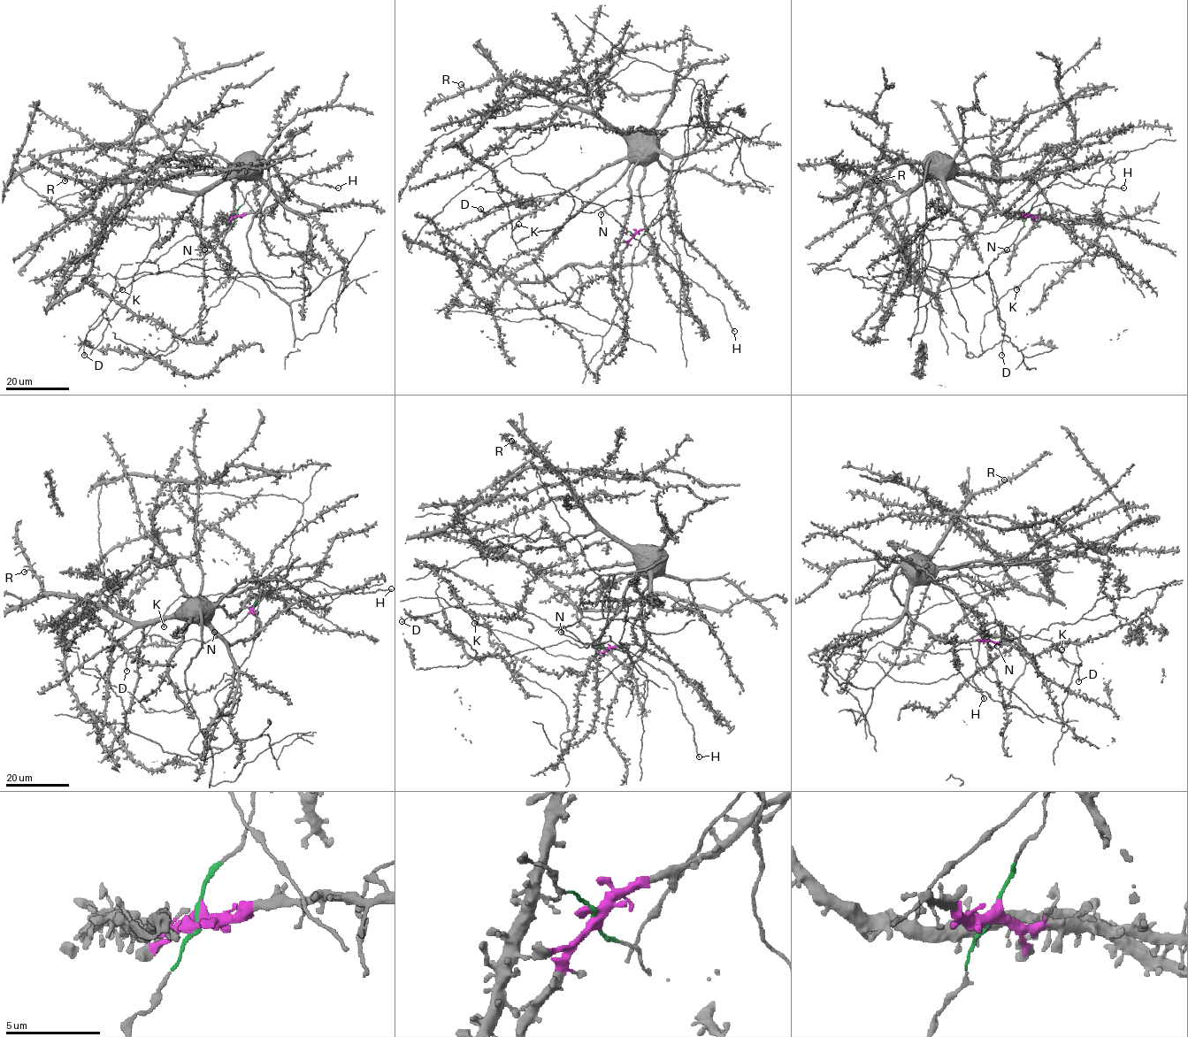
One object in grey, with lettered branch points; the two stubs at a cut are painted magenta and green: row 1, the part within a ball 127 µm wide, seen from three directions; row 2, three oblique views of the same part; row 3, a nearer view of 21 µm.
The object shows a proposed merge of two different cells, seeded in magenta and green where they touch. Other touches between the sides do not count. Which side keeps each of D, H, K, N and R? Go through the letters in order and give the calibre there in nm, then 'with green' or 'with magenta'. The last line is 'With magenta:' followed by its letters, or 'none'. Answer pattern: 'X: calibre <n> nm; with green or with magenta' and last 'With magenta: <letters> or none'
D: calibre 320 nm; with green
H: calibre 240 nm; with green
K: calibre 460 nm; with green
N: calibre 240 nm; with green
R: calibre 260 nm; with magenta
With magenta: R

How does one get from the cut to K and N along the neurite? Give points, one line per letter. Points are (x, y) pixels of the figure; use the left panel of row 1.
K: (236, 215), (224, 238), (202, 258), (187, 259), (169, 271), (144, 274), (111, 298), (116, 283), (122, 290)
N: (236, 215), (224, 238), (210, 251), (203, 249)

